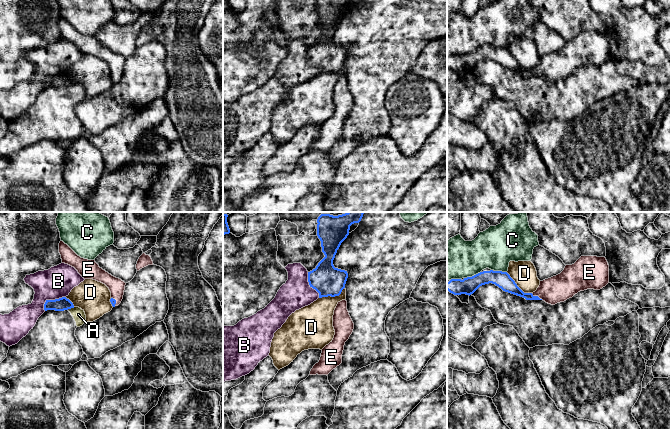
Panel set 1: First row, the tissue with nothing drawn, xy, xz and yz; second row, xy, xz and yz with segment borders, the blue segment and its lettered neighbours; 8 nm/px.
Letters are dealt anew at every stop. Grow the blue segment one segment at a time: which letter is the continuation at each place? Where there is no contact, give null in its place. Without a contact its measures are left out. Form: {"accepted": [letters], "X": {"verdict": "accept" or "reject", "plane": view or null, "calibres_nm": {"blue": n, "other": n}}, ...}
{"accepted": ["E"], "A": {"verdict": "reject", "plane": "xy", "calibres_nm": {"blue": 110, "other": 100}}, "B": {"verdict": "reject", "plane": "xy", "calibres_nm": {"blue": 110, "other": 260}}, "C": {"verdict": "reject", "plane": "yz", "calibres_nm": {"blue": 140, "other": 320}}, "D": {"verdict": "reject", "plane": "yz", "calibres_nm": {"blue": 130, "other": 200}}, "E": {"verdict": "accept", "plane": "yz", "calibres_nm": {"blue": 110, "other": 220}}}

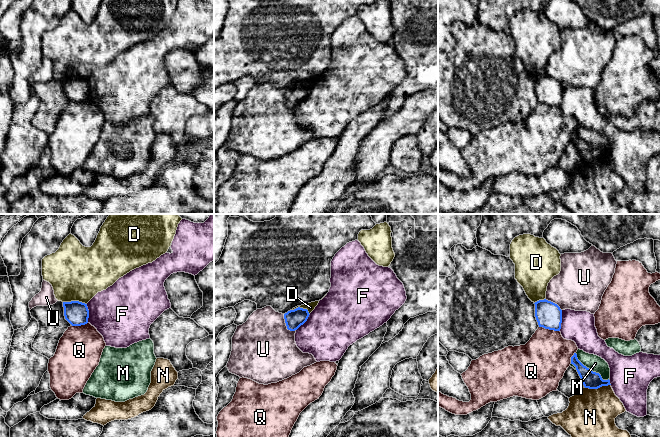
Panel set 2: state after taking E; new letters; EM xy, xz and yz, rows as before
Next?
{"accepted": [], "D": {"verdict": "reject", "plane": "xy", "calibres_nm": {"blue": 190, "other": 440}}, "F": {"verdict": "reject", "plane": "yz", "calibres_nm": {"blue": 200, "other": 260}}, "M": {"verdict": "reject", "plane": "yz", "calibres_nm": {"blue": 140, "other": 130}}, "N": {"verdict": "reject", "plane": "yz", "calibres_nm": {"blue": 140, "other": 400}}, "Q": {"verdict": "reject", "plane": "yz", "calibres_nm": {"blue": 200, "other": 380}}, "U": {"verdict": "reject", "plane": "xz", "calibres_nm": {"blue": 150, "other": 480}}}

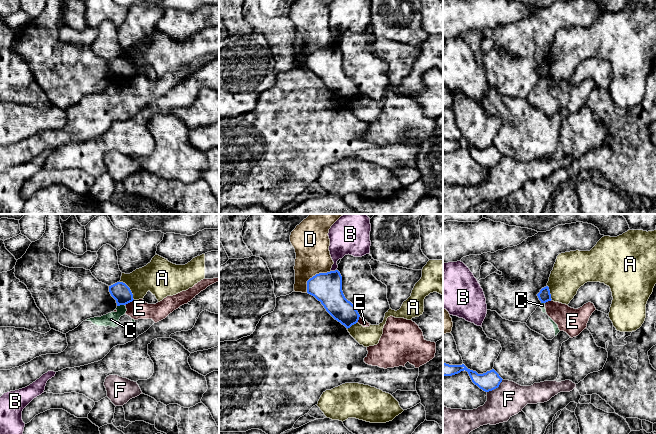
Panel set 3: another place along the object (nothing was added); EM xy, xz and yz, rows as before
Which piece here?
{"accepted": [], "A": {"verdict": "reject", "plane": "xy", "calibres_nm": {"blue": 150, "other": 260}}, "B": {"verdict": "reject", "plane": "xz", "calibres_nm": {"blue": 240, "other": 200}}, "C": {"verdict": "reject", "plane": "xy", "calibres_nm": {"blue": 150, "other": 110}}, "D": {"verdict": "reject", "plane": "xz", "calibres_nm": {"blue": 240, "other": 280}}, "E": {"verdict": "reject", "plane": "xy", "calibres_nm": {"blue": 150, "other": 160}}, "F": {"verdict": "reject", "plane": "yz", "calibres_nm": {"blue": 150, "other": 260}}}

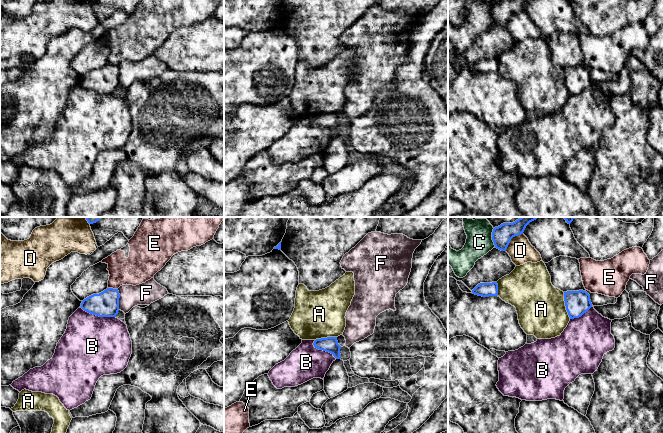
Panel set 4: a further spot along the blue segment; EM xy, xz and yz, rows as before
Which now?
{"accepted": [], "A": {"verdict": "reject", "plane": "yz", "calibres_nm": {"blue": 200, "other": 380}}, "B": {"verdict": "reject", "plane": "xy", "calibres_nm": {"blue": 200, "other": 480}}, "C": {"verdict": "reject", "plane": "yz", "calibres_nm": {"blue": 160, "other": 220}}, "D": {"verdict": "reject", "plane": "yz", "calibres_nm": {"blue": 160, "other": 200}}, "E": {"verdict": "reject", "plane": "xy", "calibres_nm": {"blue": 200, "other": 240}}, "F": {"verdict": "reject", "plane": "xy", "calibres_nm": {"blue": 200, "other": 180}}}

